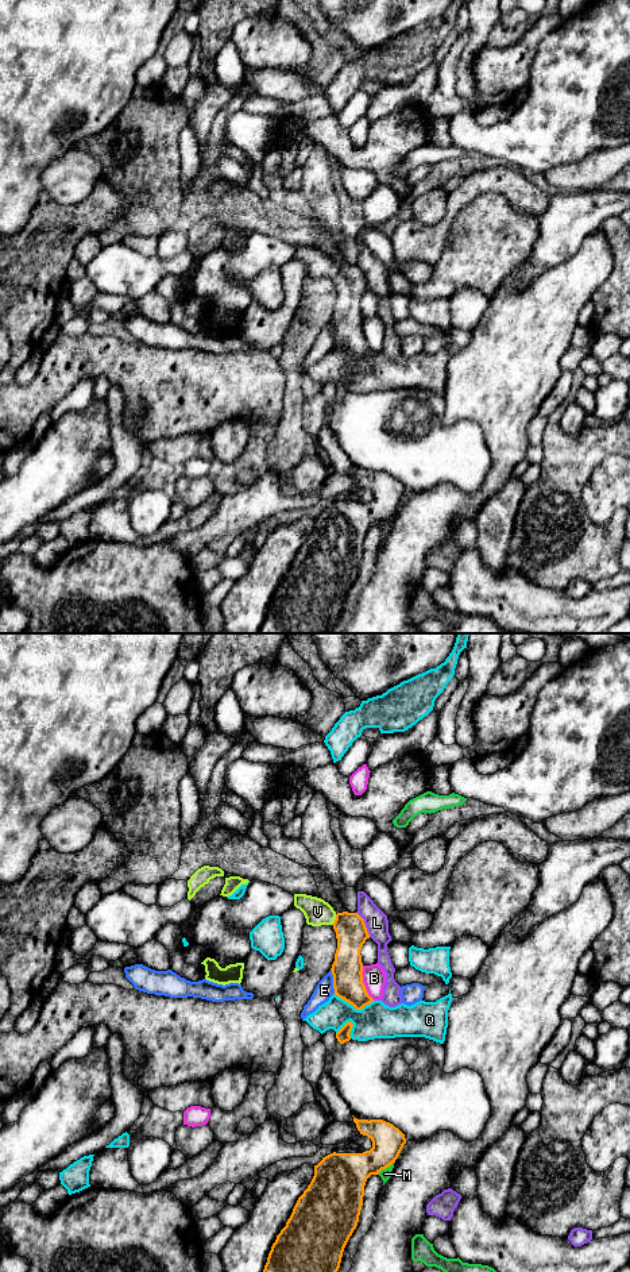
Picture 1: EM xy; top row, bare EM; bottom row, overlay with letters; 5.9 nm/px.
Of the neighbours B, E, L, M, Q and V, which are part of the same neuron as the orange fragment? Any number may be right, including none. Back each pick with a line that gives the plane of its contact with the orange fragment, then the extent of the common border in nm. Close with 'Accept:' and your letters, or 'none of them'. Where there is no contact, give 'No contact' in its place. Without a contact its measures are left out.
V: Touches orange in xy. Shared border 70 nm
Accept: V

